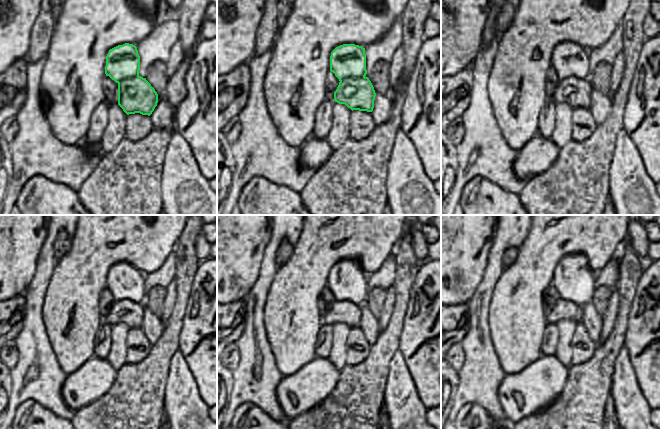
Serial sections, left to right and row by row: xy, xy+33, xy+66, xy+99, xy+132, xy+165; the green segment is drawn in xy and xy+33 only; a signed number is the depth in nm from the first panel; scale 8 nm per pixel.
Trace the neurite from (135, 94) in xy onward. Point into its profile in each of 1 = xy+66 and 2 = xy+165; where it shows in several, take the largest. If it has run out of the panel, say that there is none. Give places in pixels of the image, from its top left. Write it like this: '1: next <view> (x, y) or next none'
1: next xy+66 (572, 61)
2: next xy+165 (575, 281)

